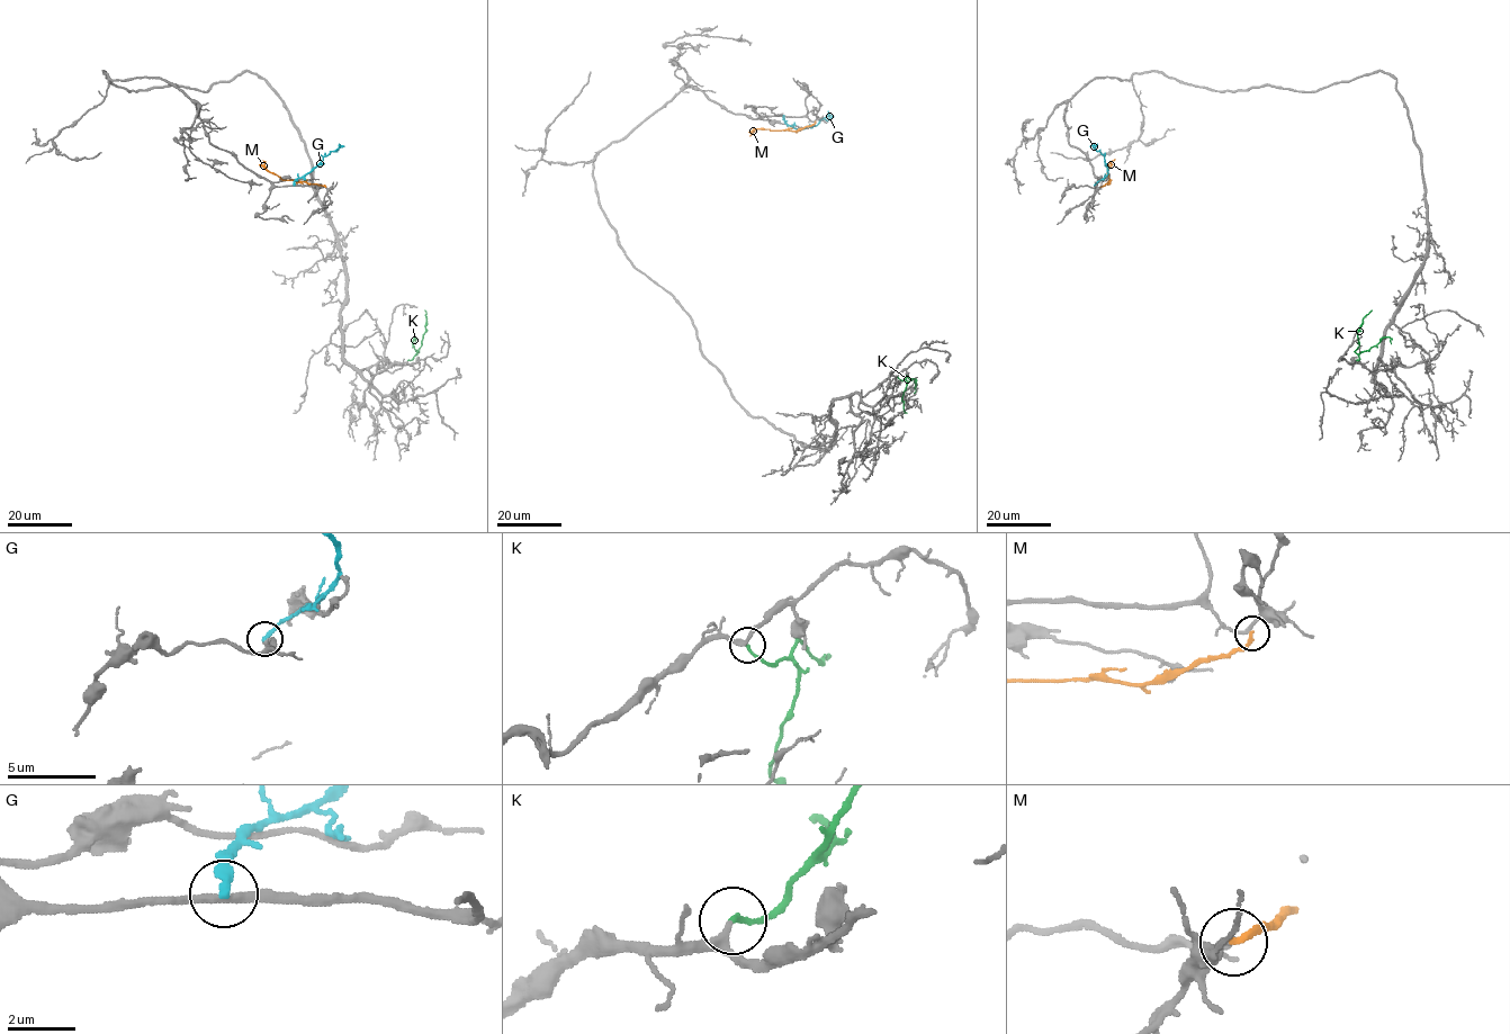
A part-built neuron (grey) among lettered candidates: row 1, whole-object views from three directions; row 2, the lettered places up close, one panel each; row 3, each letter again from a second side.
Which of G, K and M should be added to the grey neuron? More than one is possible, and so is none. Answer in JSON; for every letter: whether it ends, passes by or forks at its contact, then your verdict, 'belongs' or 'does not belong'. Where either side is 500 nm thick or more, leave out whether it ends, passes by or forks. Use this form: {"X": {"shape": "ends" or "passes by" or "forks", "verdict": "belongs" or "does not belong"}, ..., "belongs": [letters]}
{"G": {"shape": "ends", "verdict": "does not belong"}, "K": {"shape": "ends", "verdict": "belongs"}, "M": {"shape": "ends", "verdict": "does not belong"}, "belongs": ["K"]}

